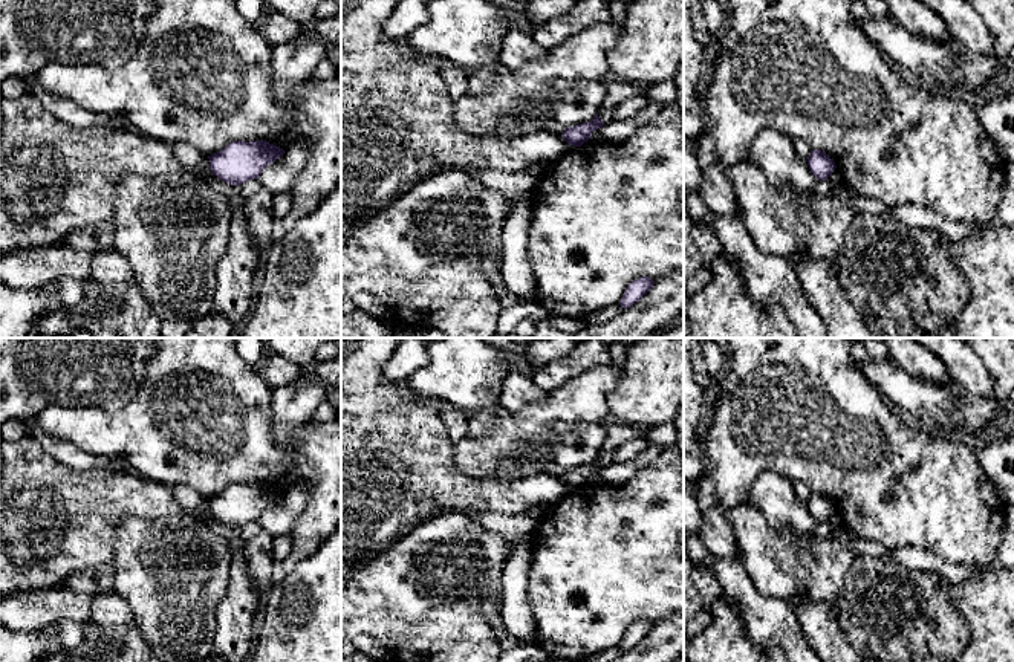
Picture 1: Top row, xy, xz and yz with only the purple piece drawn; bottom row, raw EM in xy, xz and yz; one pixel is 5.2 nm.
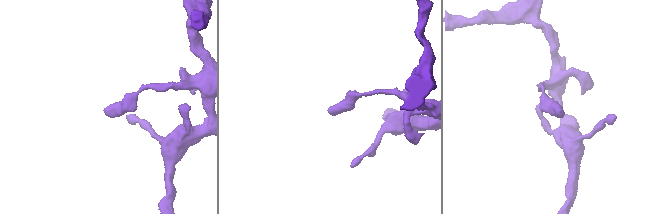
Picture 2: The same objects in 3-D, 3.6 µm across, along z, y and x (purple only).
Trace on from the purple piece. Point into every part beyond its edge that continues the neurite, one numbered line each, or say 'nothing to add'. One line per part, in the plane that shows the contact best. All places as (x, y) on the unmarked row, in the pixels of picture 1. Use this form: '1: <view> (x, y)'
nothing to add

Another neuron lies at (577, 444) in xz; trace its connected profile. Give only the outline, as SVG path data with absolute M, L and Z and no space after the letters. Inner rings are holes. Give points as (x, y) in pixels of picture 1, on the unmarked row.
M554 422L552 428L554 442L551 443L551 449L554 453L554 462L564 471L592 463L607 437L603 423Z

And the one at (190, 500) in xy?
M174 485L171 486L171 494L174 501L185 511L185 512L197 512L205 520L206 524L220 535L225 541L229 541L231 532L229 526L223 524L217 518L213 517L210 512L210 501L208 498L202 497L199 492L196 492L193 488L185 485Z

